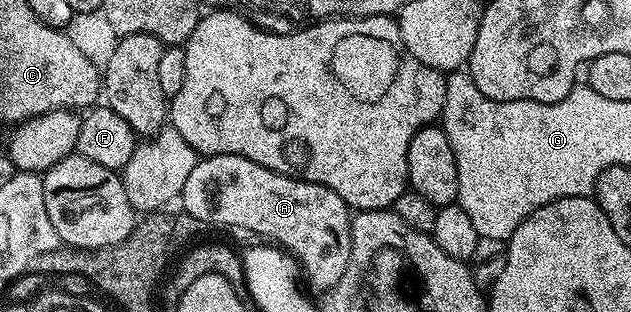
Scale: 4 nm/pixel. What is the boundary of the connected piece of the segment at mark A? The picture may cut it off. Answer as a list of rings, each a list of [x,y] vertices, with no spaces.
[[[209,155],[196,165],[193,173],[189,173],[187,187],[181,196],[181,204],[182,203],[184,209],[187,210],[193,218],[200,219],[203,223],[220,223],[223,227],[240,227],[243,231],[252,231],[255,235],[264,235],[264,237],[267,238],[264,240],[278,245],[282,250],[294,256],[305,279],[305,274],[307,274],[307,279],[316,287],[316,292],[322,293],[328,291],[333,285],[337,285],[337,281],[341,281],[341,273],[345,273],[345,265],[349,265],[349,253],[351,252],[351,221],[353,215],[347,203],[341,201],[341,197],[337,197],[337,193],[333,193],[333,189],[329,189],[328,187],[317,187],[314,183],[310,183],[304,179],[286,178],[281,173],[267,171],[265,165],[251,163],[248,159],[240,155]]]

